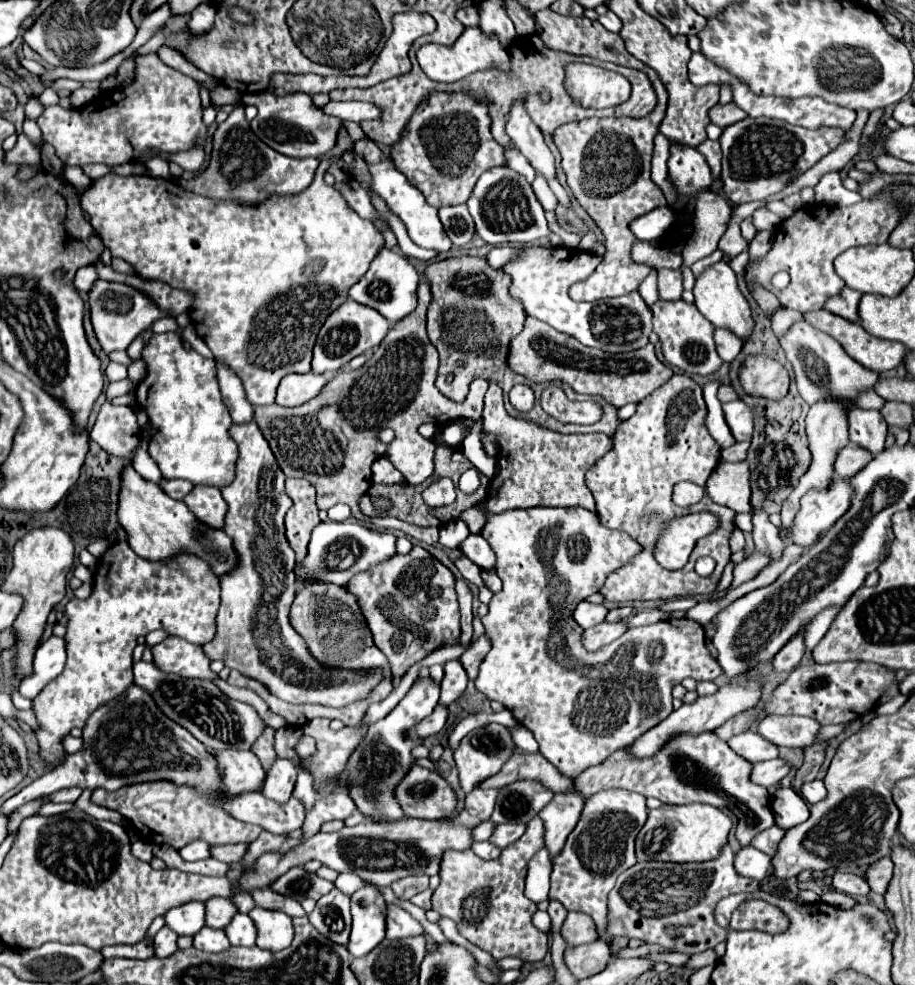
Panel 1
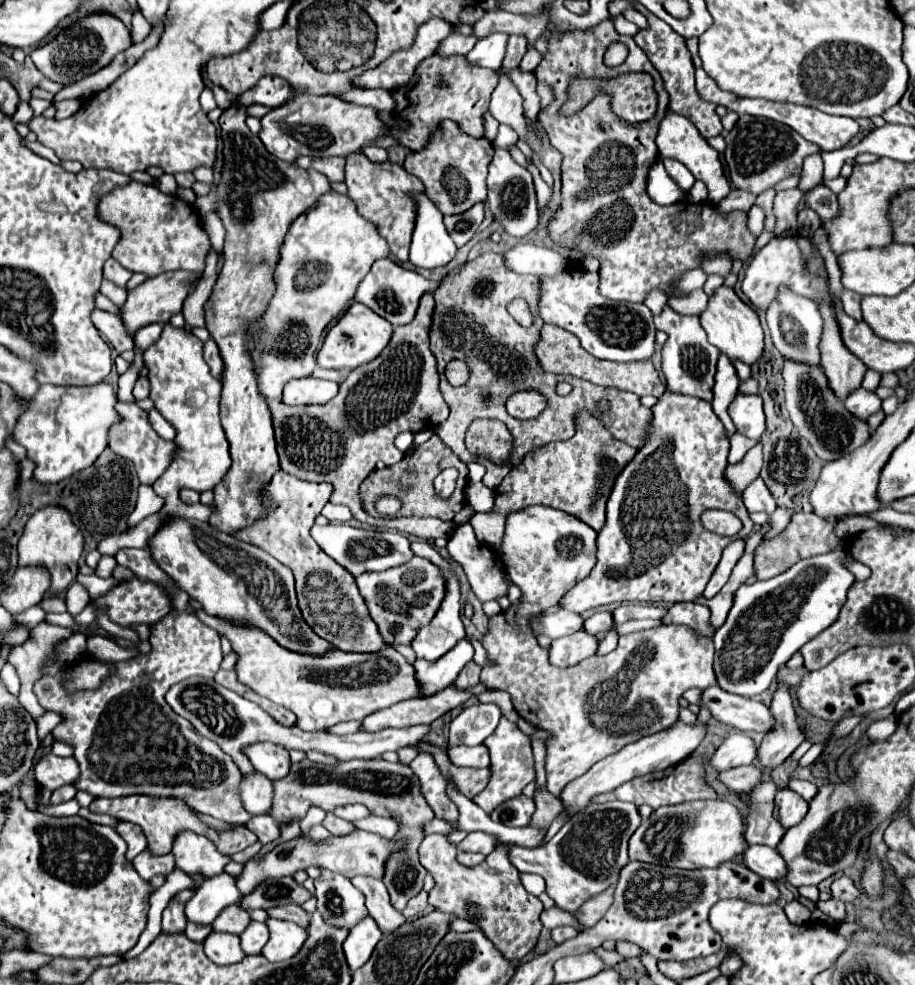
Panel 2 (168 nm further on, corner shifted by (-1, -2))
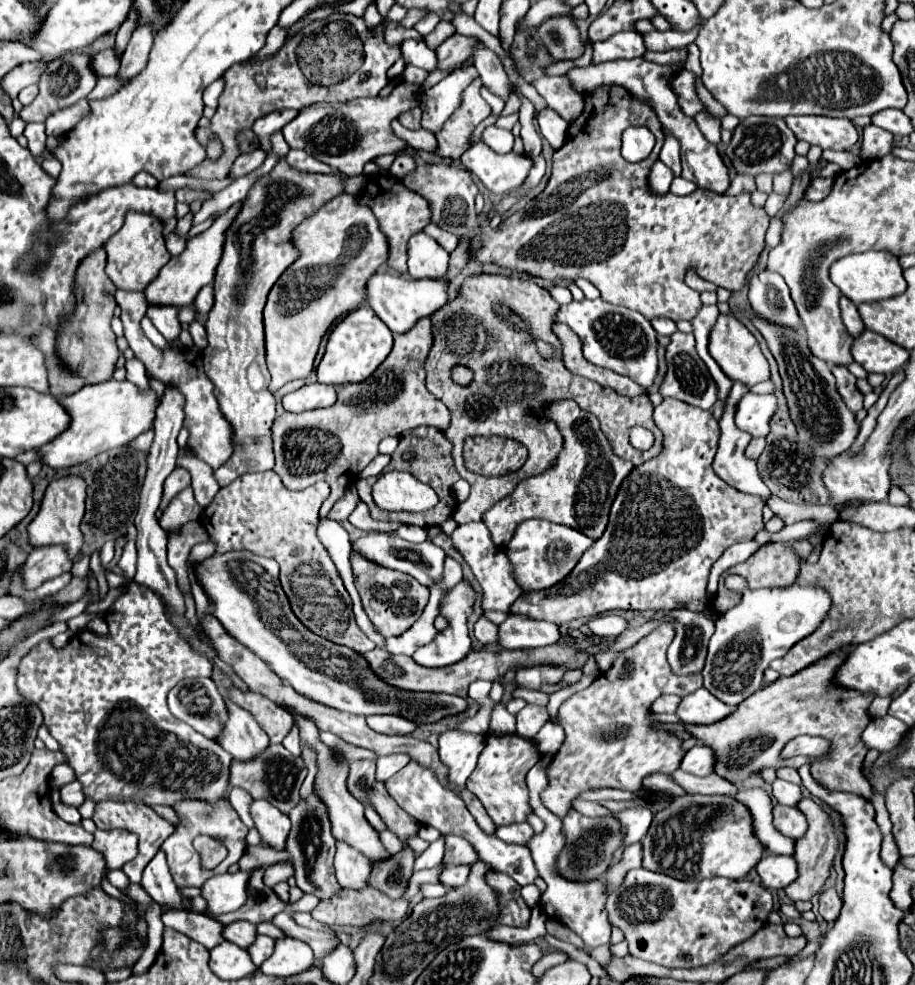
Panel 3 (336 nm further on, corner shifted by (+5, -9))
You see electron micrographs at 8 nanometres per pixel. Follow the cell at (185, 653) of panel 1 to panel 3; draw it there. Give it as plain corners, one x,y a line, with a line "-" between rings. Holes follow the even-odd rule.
132,581
128,591
108,609
106,623
110,637
80,631
62,649
54,649
48,641
36,645
18,665
16,687
20,695
42,711
50,735
60,743
60,751
82,783
86,797
132,797
130,801
144,805
168,807
186,799
216,805
226,797
222,783
230,781
230,753
216,741
202,737
190,725
174,719
166,707
166,695
178,681
212,677
210,661
182,637
168,615
164,599
136,581

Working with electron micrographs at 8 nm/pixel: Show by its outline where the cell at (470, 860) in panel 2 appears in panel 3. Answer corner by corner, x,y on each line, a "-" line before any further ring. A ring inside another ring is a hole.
448,865
440,873
440,881
446,887
462,887
470,875
470,865

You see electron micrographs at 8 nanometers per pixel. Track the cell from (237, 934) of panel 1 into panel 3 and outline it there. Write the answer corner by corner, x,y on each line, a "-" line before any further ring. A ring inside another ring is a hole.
256,935
256,941
248,949
248,953
252,957
252,963
256,967
260,967
262,961
266,961
266,957
270,957
272,951
274,951
274,939
270,939
266,935

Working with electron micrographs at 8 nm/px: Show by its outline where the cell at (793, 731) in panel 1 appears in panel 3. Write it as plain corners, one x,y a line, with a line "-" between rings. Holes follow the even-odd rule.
700,687
682,699
676,715
680,717
680,721
690,725
712,725
726,719
734,711
736,707
718,701
710,691

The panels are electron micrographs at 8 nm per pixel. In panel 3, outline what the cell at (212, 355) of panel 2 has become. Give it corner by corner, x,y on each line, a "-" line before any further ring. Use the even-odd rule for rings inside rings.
196,321
196,323
190,325
190,333
192,333
194,345
196,345
200,351
204,351
204,349
206,349
206,331
204,331
204,327

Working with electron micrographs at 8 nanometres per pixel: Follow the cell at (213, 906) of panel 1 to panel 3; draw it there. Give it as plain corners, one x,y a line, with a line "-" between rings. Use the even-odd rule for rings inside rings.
234,921
234,923
224,925
222,935
226,941
232,941
232,943
240,945
242,949
246,949
256,937
256,927
250,921

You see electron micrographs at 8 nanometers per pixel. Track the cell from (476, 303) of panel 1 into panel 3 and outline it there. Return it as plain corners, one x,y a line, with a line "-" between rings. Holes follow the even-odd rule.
478,273
466,277
458,291
458,297
454,301
448,301
430,317
434,325
434,345
426,359
426,385
428,391
450,409
452,419
444,435
452,443
456,471
470,483
470,497
454,513
454,521
458,525
480,521
482,513
490,509
498,499
506,497
520,479
538,475
554,463
556,455
562,449
562,435
552,421
536,417
534,411
546,407
556,399
574,399
582,409
594,413
600,419
600,427
614,447
614,453
622,459
632,461
634,465
642,465
644,461
656,457
662,449
662,433
654,425
654,407
648,395
632,399
622,397
608,387
600,387
594,381
572,375
562,365
560,345
552,333
556,311
558,303
544,287
536,285
534,281
510,275
-
532,339
550,343
556,355
550,359
542,357
-
454,365
466,365
474,371
474,381
468,387
460,387
450,379
450,369
-
636,425
646,427
654,433
654,449
640,451
630,445
630,429
-
468,435
502,435
518,439
528,449
528,461
516,473
508,473
502,479
484,479
482,475
468,471
462,463
460,449

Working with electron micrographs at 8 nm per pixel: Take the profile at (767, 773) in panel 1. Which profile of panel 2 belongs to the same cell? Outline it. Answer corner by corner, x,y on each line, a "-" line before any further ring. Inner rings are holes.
754,764
740,766
740,768
730,768
730,770
724,770
724,772
718,772
718,780
728,790
750,792
762,780
762,770
756,768

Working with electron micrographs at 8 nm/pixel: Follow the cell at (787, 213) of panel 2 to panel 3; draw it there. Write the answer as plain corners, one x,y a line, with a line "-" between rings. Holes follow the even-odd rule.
790,171
774,177
774,191
776,191
778,195
788,197
788,195
790,195
790,185
792,185
792,173
790,173

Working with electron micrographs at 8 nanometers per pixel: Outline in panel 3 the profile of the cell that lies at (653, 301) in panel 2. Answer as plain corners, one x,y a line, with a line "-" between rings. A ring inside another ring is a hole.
656,317
652,319
652,327
656,329
658,335
672,335
676,331
676,323
666,317

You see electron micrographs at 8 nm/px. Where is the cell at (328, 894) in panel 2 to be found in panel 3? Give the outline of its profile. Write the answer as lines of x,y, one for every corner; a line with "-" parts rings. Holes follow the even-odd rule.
310,795
308,801
300,801
292,811
290,811
290,821
292,821
292,829
290,835
286,839
286,847
284,851
290,855
294,871
296,871
296,883
304,893
312,893
316,895
320,901
332,899
342,887
338,885
336,877
334,877
334,853
336,853
336,841
330,833
330,821
326,817
326,807
314,797

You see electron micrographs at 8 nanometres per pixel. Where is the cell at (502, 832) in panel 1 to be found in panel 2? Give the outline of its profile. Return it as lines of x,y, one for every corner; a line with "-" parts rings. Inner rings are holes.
470,832
470,834
458,844
458,850
462,850
462,852
482,852
484,856
488,856
488,854
494,850
496,840
498,840
496,836
486,834
486,832

